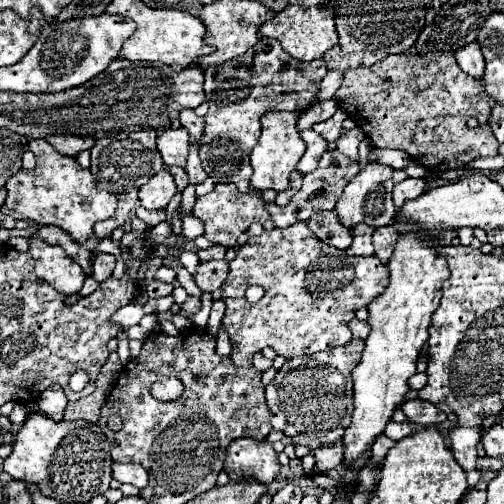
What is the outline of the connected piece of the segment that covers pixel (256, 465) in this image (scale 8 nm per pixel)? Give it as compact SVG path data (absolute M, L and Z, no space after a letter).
M236 439L228 445L224 471L232 481L256 479L258 483L268 485L280 471L278 455L272 445L256 439Z

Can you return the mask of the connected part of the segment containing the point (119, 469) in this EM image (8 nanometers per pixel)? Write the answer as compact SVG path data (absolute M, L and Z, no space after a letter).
M114 463L112 465L112 475L114 479L118 479L120 483L132 483L136 485L138 489L144 489L148 485L148 473L142 465L120 465L120 463Z

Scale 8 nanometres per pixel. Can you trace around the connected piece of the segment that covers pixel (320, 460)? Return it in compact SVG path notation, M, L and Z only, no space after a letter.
M338 439L338 443L328 445L328 447L320 447L314 451L314 459L316 459L316 469L318 471L326 471L330 467L336 467L338 463L342 463L344 459L344 441Z

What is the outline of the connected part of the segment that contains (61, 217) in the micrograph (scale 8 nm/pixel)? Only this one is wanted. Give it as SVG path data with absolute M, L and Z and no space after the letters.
M30 139L28 149L36 157L34 171L18 171L8 183L6 207L26 215L40 225L56 225L76 243L94 251L100 239L94 233L94 223L108 219L116 211L116 195L100 191L90 169L82 169L74 157L60 155L46 139Z

